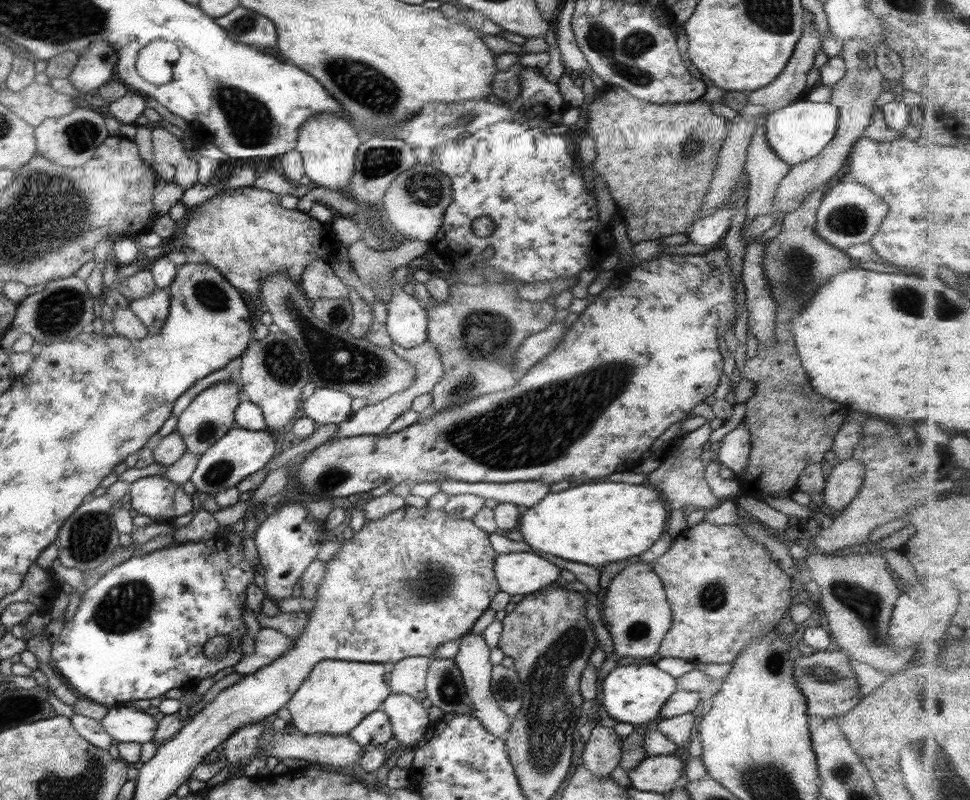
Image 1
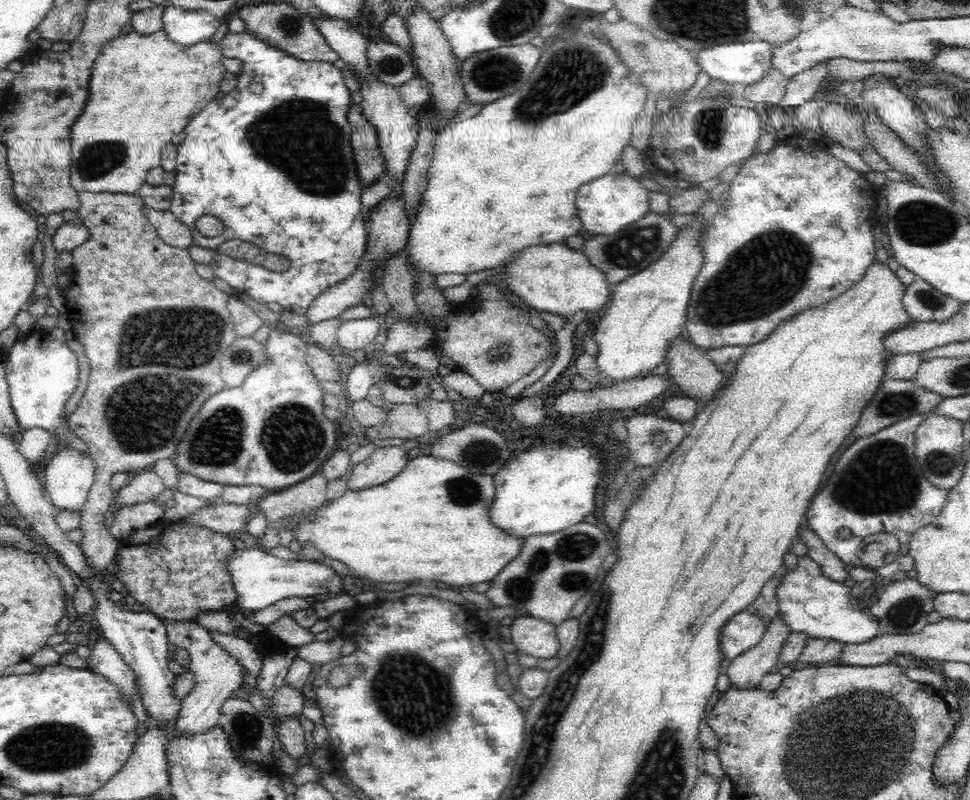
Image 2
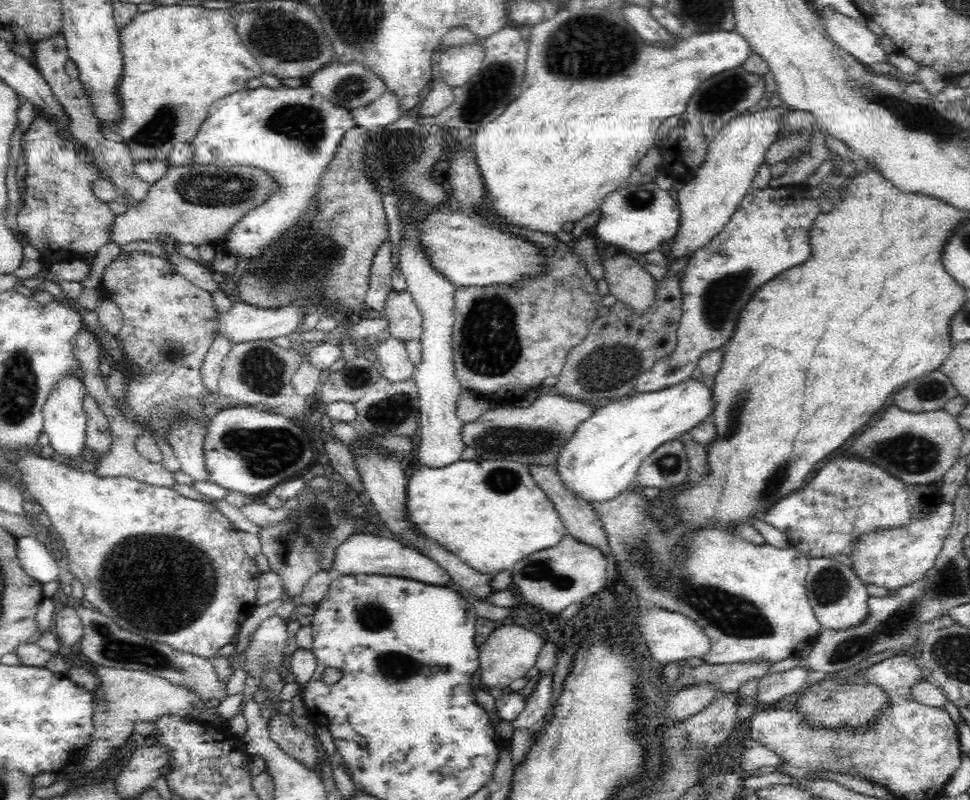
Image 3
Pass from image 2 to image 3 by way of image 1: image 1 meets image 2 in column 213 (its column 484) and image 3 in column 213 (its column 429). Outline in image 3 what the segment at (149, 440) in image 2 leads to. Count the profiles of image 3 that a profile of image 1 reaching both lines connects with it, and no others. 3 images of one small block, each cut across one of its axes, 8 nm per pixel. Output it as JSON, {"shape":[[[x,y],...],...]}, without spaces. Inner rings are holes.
{"shape":[[[136,250],[129,253],[120,252],[119,256],[111,260],[104,268],[99,280],[100,297],[113,302],[123,314],[123,325],[115,337],[120,350],[123,352],[125,388],[122,396],[114,399],[124,421],[130,421],[139,428],[140,435],[150,434],[162,454],[161,465],[170,472],[180,470],[180,463],[174,447],[168,441],[168,432],[175,423],[181,421],[198,421],[204,423],[210,420],[213,410],[218,405],[206,405],[204,398],[212,392],[202,383],[202,365],[206,352],[210,350],[212,342],[218,334],[218,310],[212,300],[212,295],[198,289],[190,283],[166,258],[154,255],[149,251]]]}

